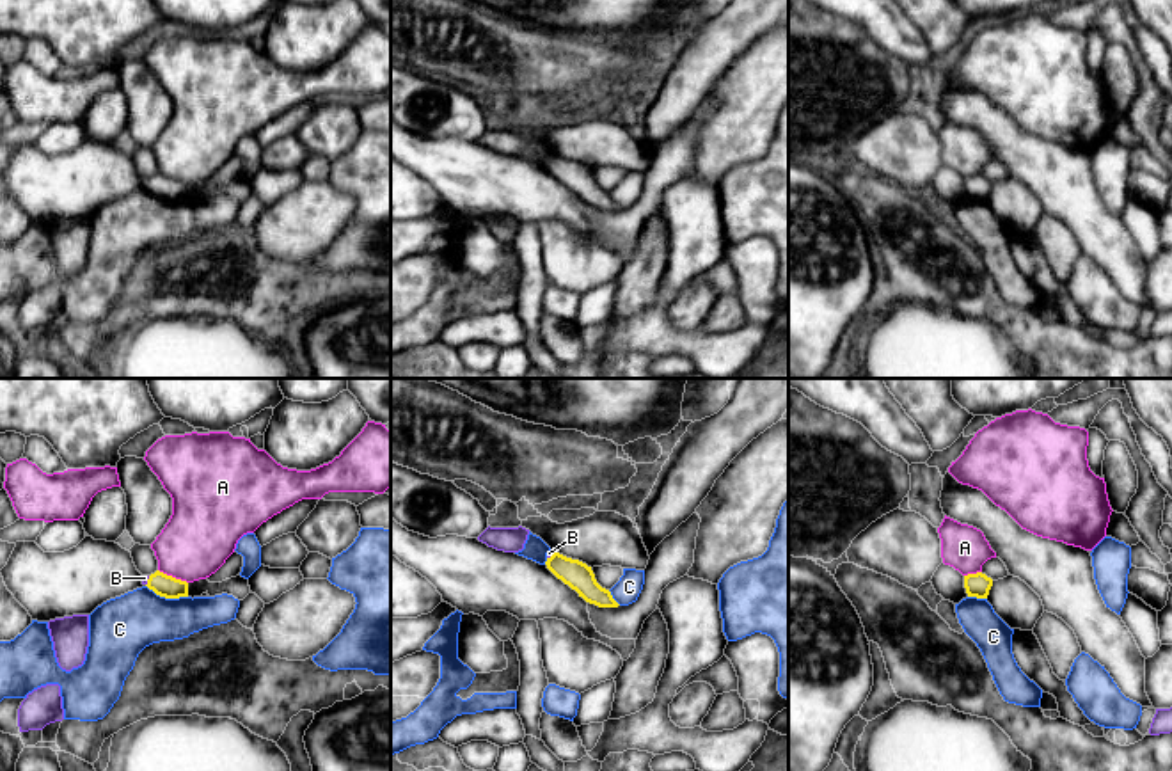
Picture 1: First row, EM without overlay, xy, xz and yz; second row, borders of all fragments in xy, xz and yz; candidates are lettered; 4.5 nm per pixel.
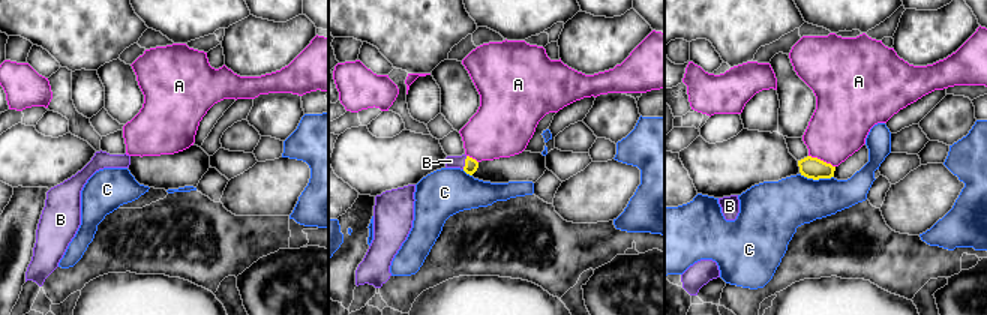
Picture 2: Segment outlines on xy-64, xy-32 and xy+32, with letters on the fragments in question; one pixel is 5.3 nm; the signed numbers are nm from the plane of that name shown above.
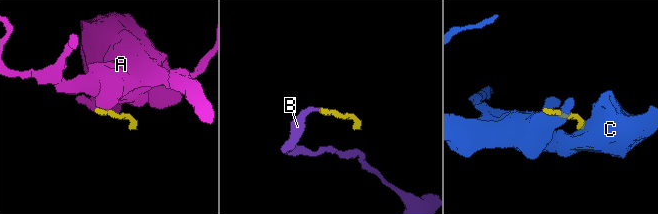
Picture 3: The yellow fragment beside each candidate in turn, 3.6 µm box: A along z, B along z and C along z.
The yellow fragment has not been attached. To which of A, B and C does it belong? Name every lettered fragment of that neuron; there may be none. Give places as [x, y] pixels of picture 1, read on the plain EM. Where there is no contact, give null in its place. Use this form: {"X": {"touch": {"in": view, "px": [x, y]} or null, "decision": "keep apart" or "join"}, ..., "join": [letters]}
{"A": {"touch": {"in": "xy", "px": [171, 178]}, "decision": "keep apart"}, "B": {"touch": {"in": "xy", "px": [148, 183]}, "decision": "join"}, "C": {"touch": {"in": "xy", "px": [167, 199]}, "decision": "keep apart"}, "join": ["B"]}

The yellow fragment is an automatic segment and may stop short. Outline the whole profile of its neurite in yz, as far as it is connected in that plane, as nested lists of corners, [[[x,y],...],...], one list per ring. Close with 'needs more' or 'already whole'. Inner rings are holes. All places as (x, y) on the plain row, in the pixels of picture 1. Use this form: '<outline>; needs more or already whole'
[[[982,174],[964,178],[964,190],[968,199],[987,201],[993,181]]]; already whole

